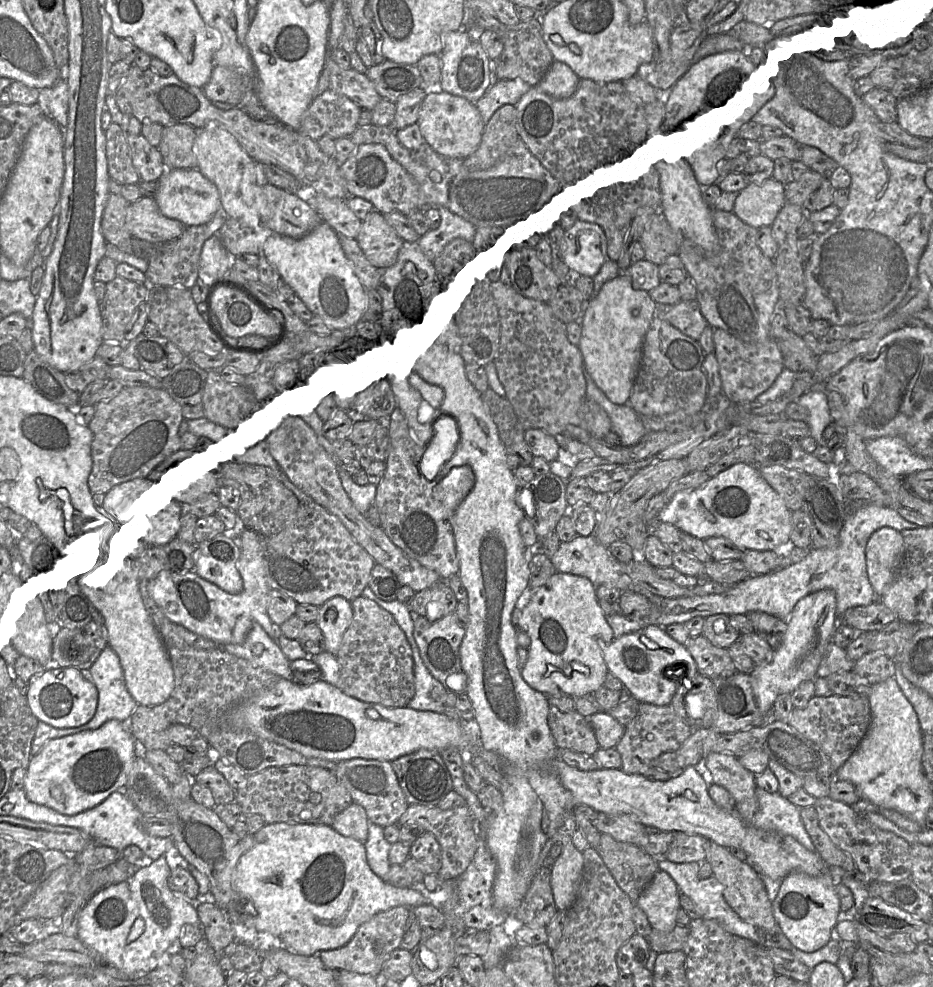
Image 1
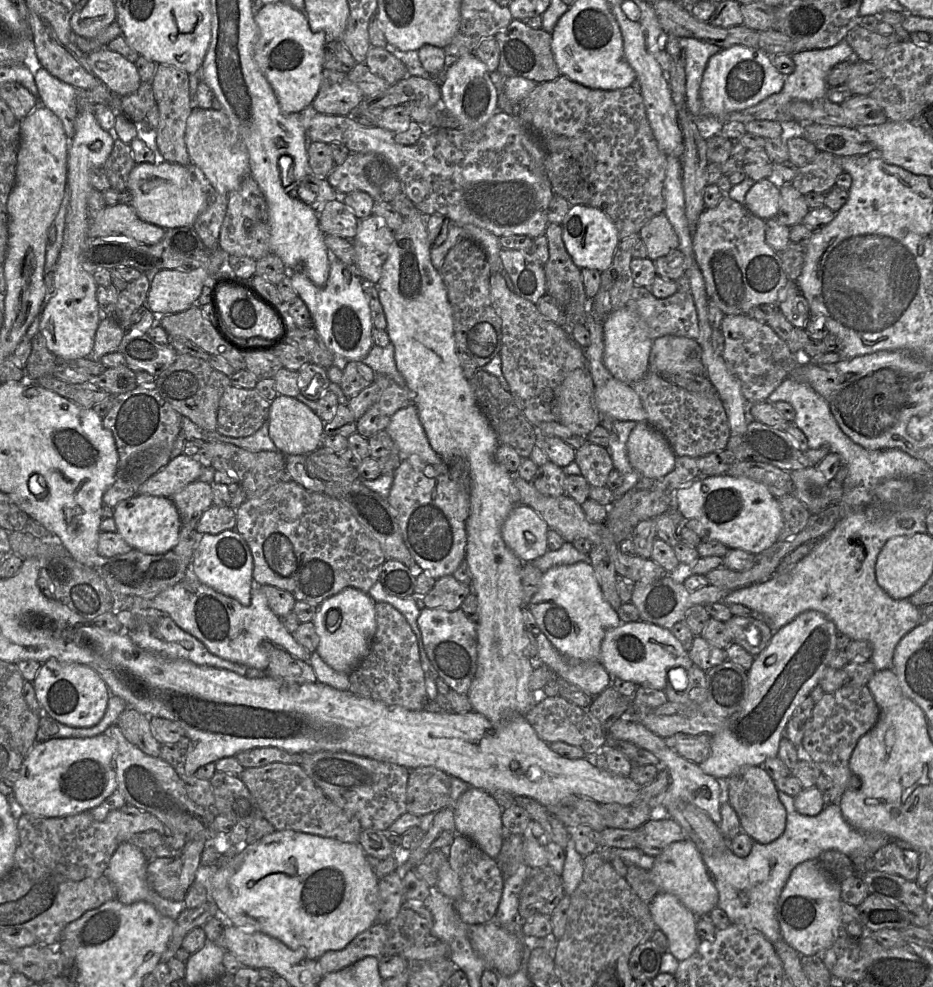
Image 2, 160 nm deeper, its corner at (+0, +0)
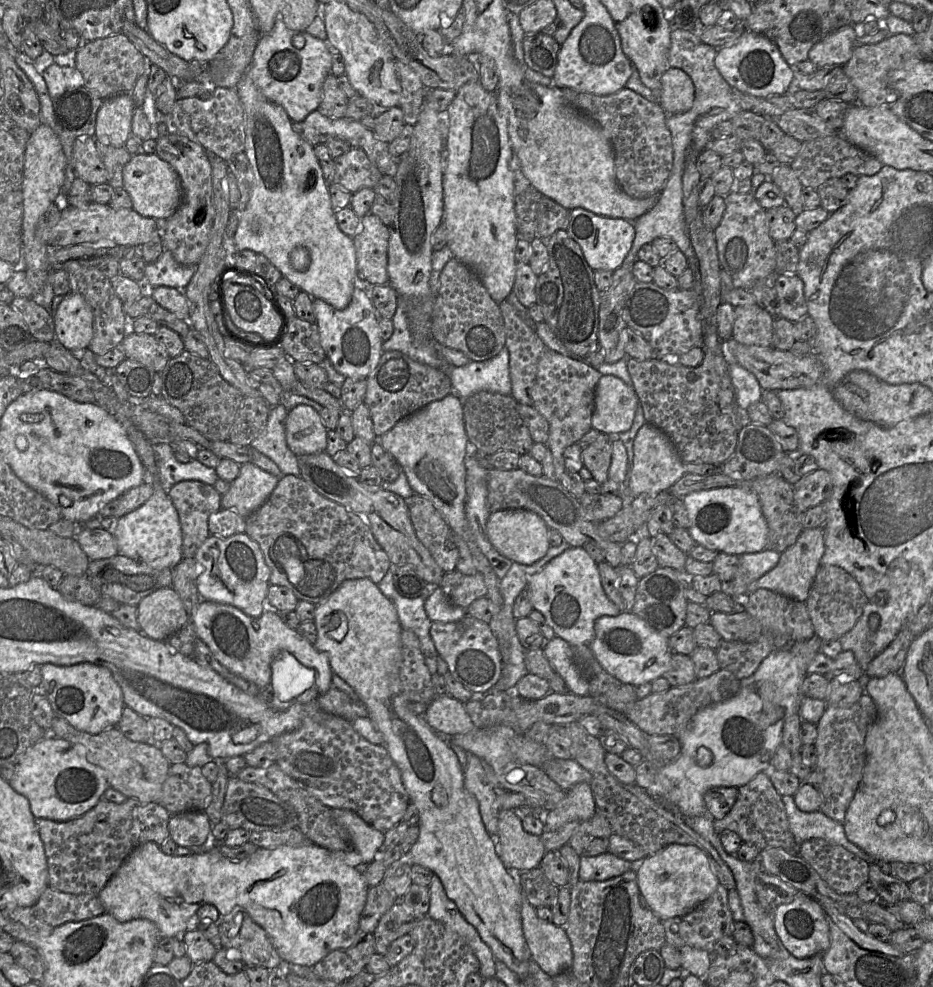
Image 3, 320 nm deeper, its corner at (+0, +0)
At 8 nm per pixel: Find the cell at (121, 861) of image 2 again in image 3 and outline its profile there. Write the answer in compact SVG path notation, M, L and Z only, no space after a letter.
M147 842L137 846L128 854L97 897L103 905L105 913L110 914L117 921L126 922L133 919L147 919L157 926L160 937L181 937L181 935L192 926L197 910L204 904L213 905L218 910L220 916L227 916L233 912L234 909L242 908L256 924L265 930L283 961L312 968L332 950L349 947L352 944L354 936L360 931L359 921L366 903L368 890L369 886L361 871L346 863L342 858L338 857L334 851L314 843L305 846L281 845L259 848L255 853L243 860L231 861L222 856L218 848L201 849L201 851L192 855L170 856L164 854L156 843Z

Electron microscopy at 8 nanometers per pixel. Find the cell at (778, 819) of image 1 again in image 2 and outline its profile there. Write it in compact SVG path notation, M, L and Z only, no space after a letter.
M779 790L778 797L787 813L785 831L778 839L769 844L755 841L750 854L745 858L737 857L730 848L720 855L702 855L719 893L717 907L725 911L732 924L760 931L773 945L783 938L777 917L778 901L797 865L807 860L817 860L819 855L827 850L837 850L852 861L856 873L854 876L862 878L865 862L888 843L894 842L900 848L913 849L913 846L904 840L881 833L856 830L844 819L837 804L827 804L816 816L806 816L796 810L795 797Z

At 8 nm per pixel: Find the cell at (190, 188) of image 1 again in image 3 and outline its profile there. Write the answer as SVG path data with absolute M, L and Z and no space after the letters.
M133 155L123 169L123 189L130 195L133 209L142 216L165 221L178 209L182 189L177 172L158 155Z

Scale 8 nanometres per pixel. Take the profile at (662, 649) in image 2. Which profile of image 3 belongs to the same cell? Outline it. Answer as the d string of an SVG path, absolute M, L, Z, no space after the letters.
M632 612L602 616L594 624L594 638L589 644L603 669L619 681L637 686L652 682L671 669L673 651L669 639Z

